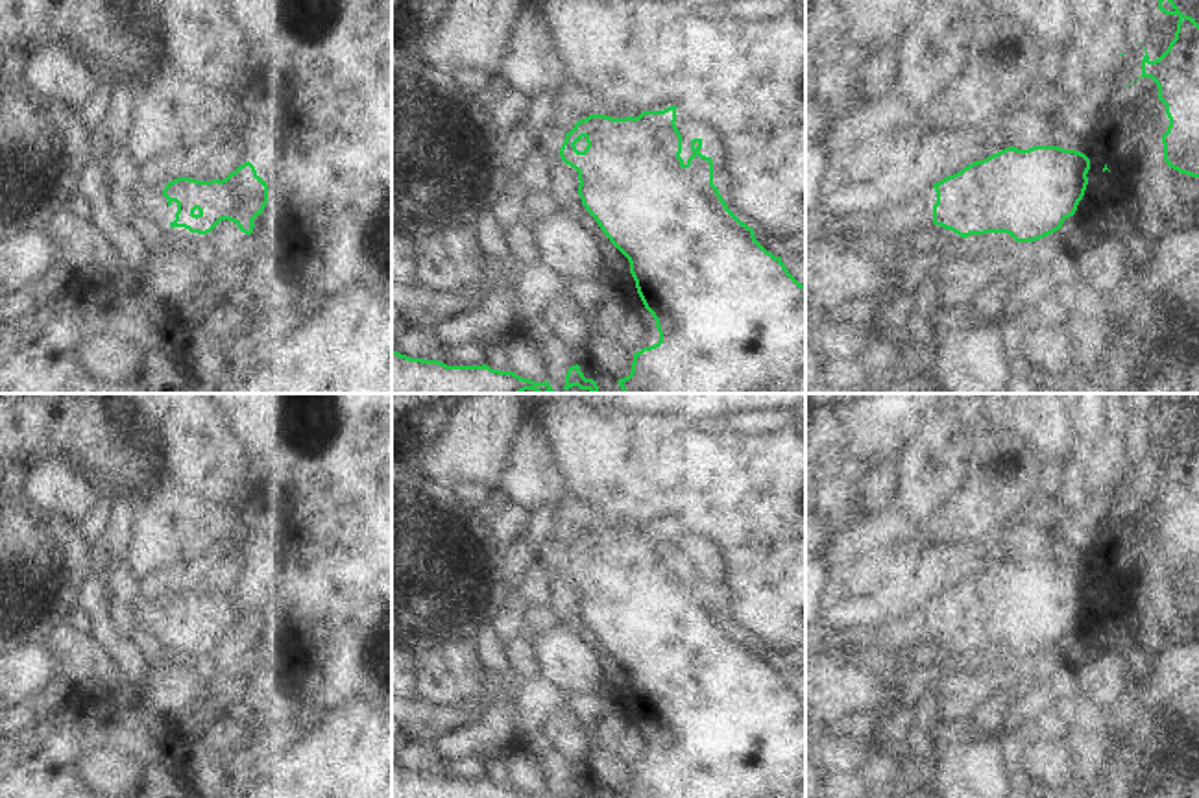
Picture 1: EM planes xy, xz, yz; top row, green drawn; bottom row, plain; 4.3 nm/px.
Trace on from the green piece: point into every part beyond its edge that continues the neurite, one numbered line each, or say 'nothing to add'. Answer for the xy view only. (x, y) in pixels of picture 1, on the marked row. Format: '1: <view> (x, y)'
1: xy (167, 213)

